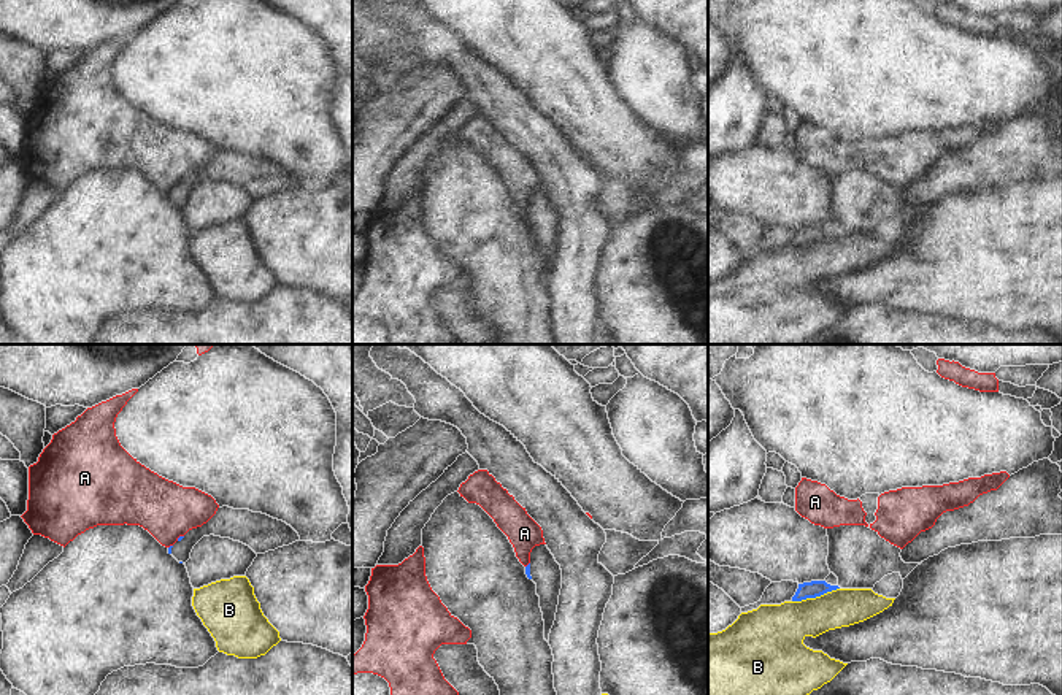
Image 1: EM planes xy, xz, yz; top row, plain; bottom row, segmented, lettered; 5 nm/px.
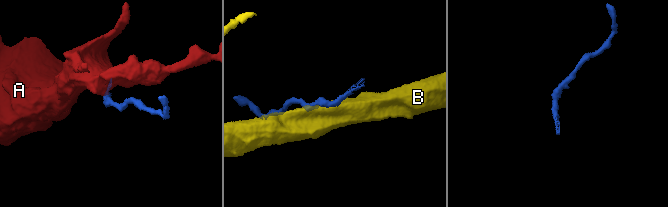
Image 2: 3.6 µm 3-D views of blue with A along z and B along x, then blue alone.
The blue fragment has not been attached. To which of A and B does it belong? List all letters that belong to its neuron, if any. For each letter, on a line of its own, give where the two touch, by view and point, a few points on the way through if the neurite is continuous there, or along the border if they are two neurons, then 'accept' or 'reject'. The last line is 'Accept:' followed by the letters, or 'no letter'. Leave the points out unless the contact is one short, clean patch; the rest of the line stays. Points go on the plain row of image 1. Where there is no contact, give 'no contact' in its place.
A: contact xy (180, 181); reject
B: contact yz (815, 241); reject
Accept: no letter

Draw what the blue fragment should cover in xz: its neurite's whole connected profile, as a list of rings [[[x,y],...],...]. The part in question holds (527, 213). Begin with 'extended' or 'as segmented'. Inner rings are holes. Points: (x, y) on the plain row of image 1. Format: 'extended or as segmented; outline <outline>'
extended; outline [[[546,189],[532,194],[525,219],[537,228],[537,240],[540,241],[544,265],[544,284],[549,287],[562,233],[562,214]]]

